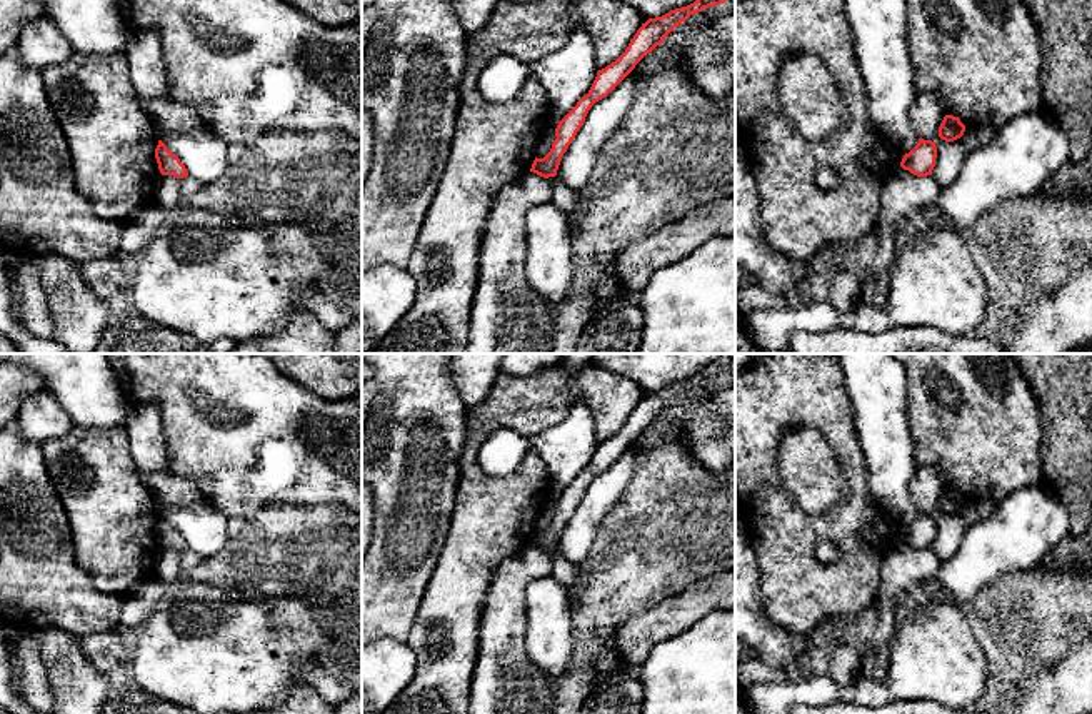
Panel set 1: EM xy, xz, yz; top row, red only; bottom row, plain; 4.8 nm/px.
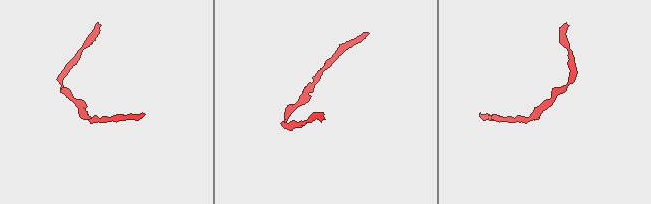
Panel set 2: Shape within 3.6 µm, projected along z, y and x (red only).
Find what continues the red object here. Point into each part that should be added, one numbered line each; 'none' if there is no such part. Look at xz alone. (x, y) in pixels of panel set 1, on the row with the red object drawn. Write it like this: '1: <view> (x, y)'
none

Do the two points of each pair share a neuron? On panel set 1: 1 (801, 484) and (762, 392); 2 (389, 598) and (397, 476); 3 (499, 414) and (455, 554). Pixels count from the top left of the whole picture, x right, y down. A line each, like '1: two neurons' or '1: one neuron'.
1: two neurons
2: one neuron
3: one neuron

